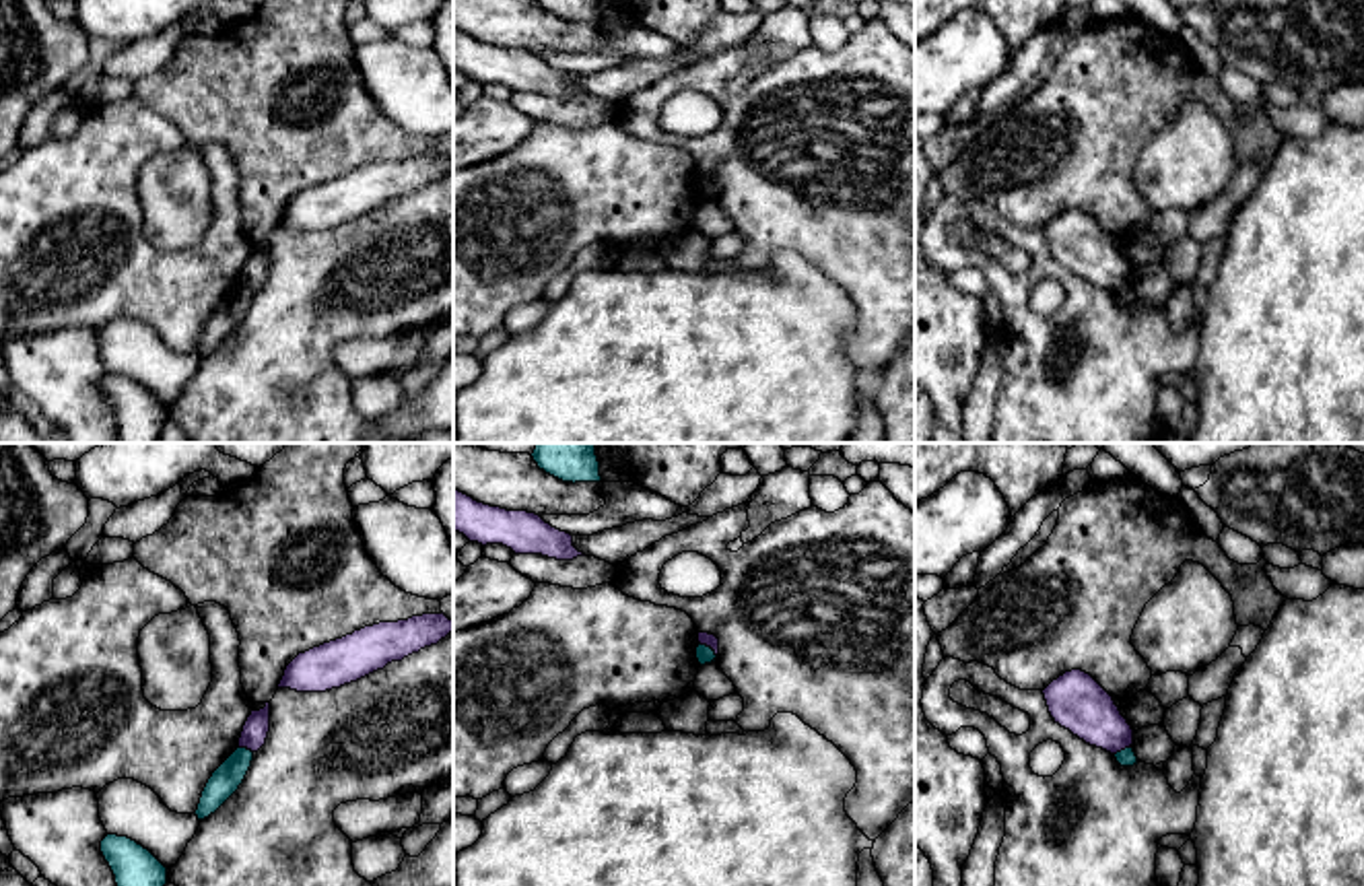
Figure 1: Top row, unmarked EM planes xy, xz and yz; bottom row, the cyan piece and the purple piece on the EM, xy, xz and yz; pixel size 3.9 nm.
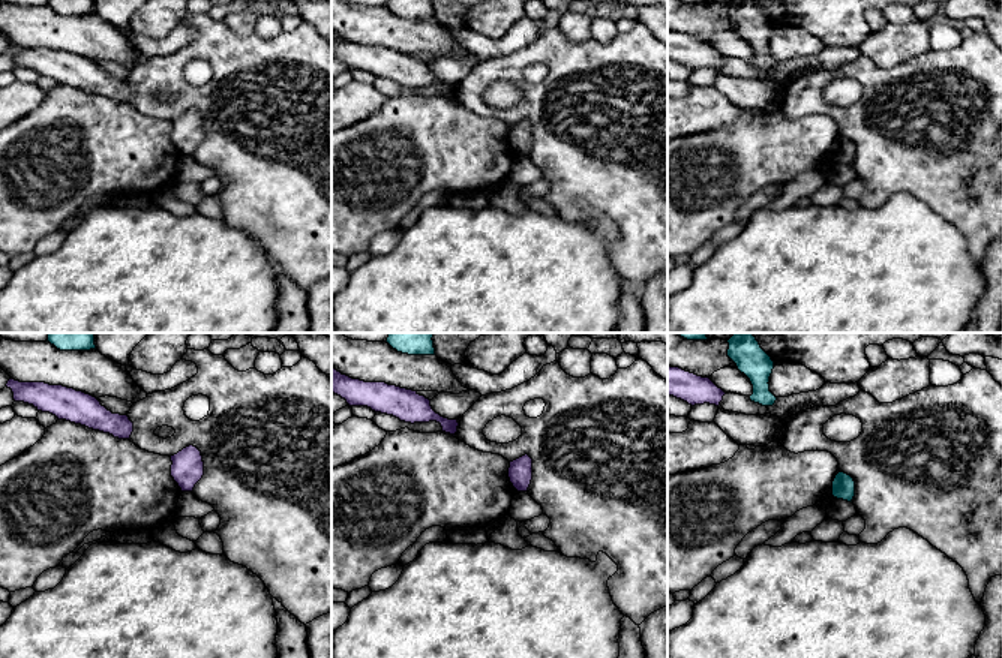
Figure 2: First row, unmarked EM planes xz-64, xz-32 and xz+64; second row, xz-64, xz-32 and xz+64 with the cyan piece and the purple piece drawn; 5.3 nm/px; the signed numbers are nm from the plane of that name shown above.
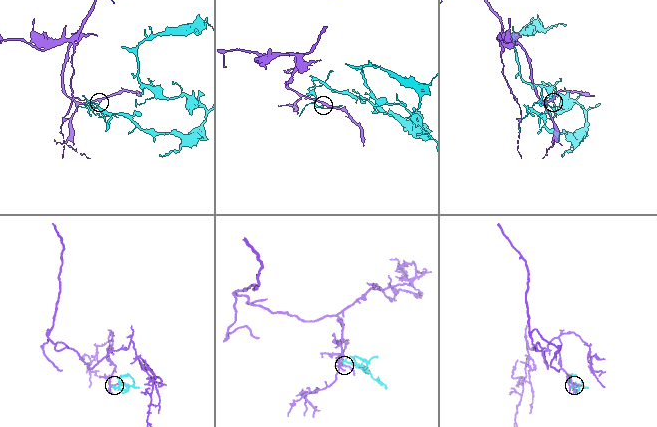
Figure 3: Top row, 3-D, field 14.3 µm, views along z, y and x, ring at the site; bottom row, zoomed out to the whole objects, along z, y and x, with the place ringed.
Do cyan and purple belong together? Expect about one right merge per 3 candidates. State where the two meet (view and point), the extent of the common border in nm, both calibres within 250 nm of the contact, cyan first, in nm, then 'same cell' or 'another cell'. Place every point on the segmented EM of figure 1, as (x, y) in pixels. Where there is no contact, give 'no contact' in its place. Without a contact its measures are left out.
contact xz (709, 648); length 90 nm; calibres 70 and 50 nm; another cell

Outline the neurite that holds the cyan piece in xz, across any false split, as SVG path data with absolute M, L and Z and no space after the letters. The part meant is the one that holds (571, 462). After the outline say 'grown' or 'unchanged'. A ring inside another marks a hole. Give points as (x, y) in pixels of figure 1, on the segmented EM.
M538 443L534 462L562 482L600 482L595 443Z | unchanged

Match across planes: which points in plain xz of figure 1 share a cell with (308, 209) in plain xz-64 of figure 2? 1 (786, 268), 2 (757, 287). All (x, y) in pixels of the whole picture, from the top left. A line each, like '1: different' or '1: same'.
1: different
2: different

